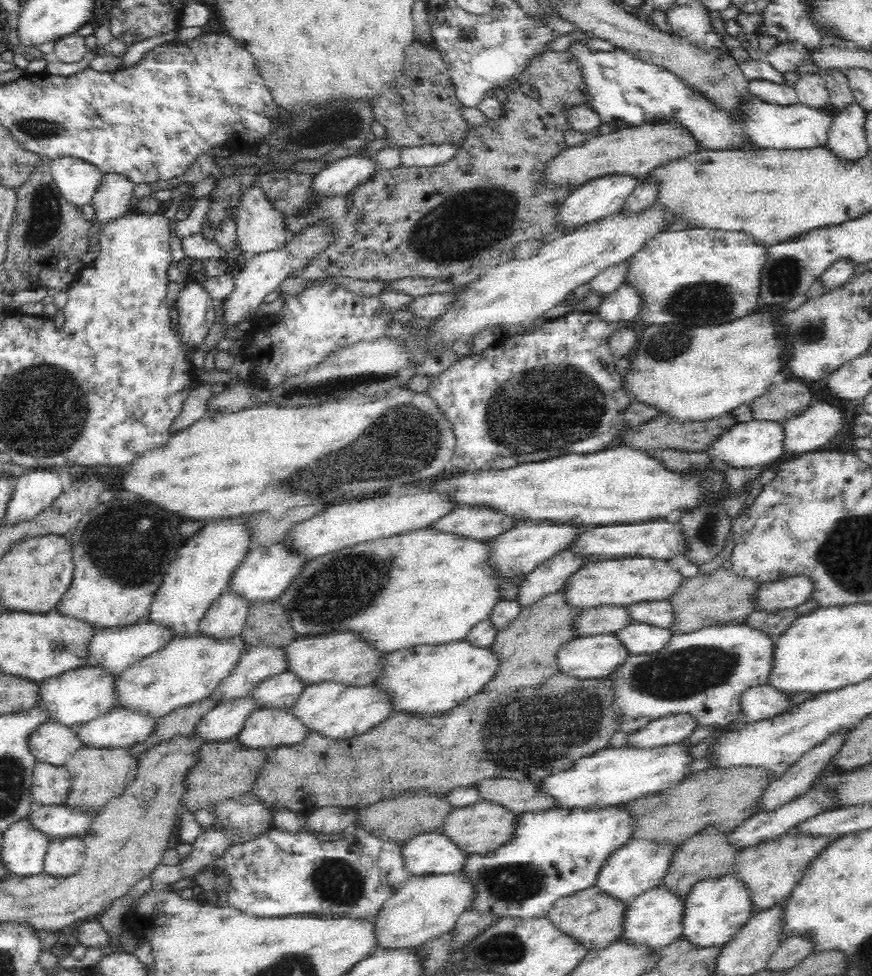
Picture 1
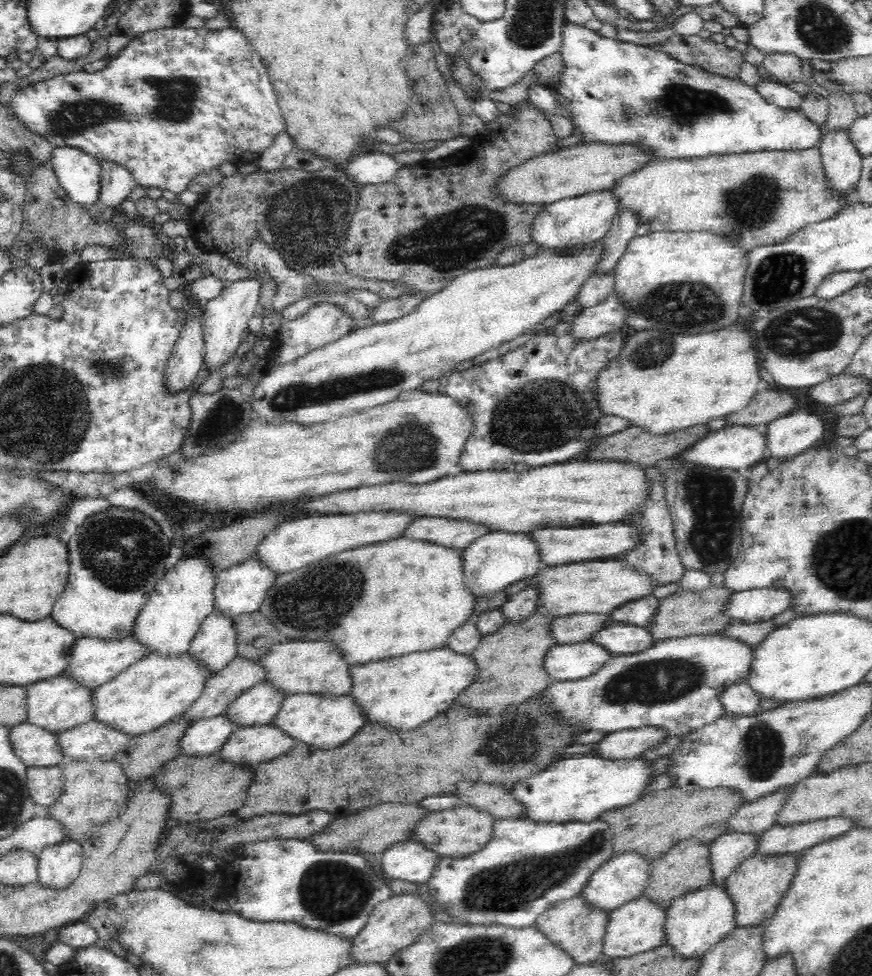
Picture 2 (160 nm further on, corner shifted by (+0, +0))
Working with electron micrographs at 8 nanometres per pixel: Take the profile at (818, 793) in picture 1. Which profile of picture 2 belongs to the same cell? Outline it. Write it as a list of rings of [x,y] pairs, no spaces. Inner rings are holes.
[[[726,832],[718,839],[710,842],[712,871],[714,883],[724,883],[728,875],[744,859],[756,853],[760,848],[761,834],[747,834],[747,832]]]

